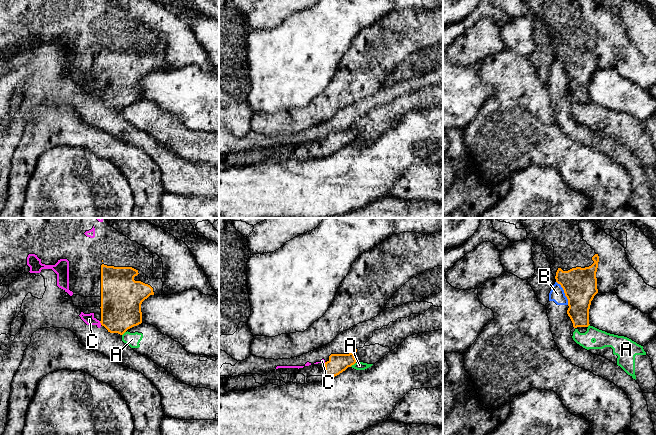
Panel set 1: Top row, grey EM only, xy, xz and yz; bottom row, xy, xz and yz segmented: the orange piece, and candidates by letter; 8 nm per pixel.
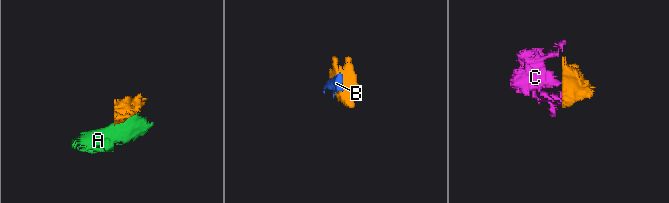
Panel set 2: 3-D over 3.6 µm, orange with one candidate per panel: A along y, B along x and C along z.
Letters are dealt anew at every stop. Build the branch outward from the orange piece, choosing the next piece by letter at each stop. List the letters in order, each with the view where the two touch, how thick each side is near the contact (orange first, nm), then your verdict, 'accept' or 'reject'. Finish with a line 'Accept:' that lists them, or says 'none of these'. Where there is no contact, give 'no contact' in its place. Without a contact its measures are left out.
A: xz | 150/60 nm | reject
B: yz | 280/120 nm | reject
C: xy | 320/90 nm | accept
Accept: C

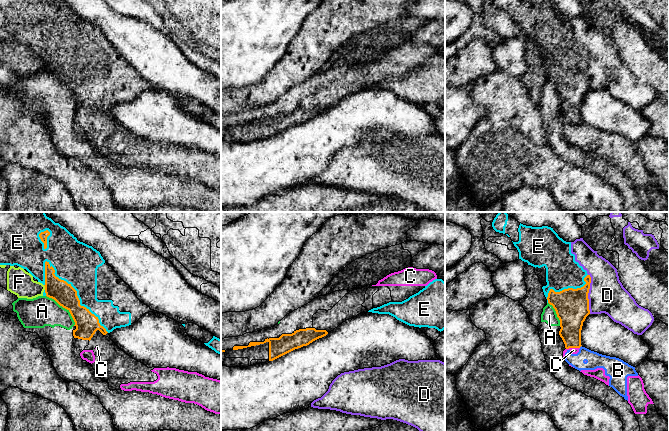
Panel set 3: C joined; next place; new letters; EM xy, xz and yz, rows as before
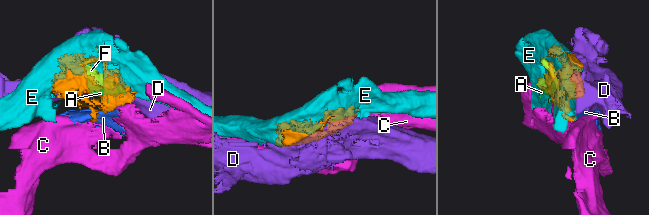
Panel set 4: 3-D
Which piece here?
A: xy | 180/240 nm | reject
B: yz | 200/140 nm | reject
C: yz | 200/50 nm | reject
D: yz | 280/300 nm | reject
E: xy | 180/320 nm | accept
F: xy | 180/200 nm | reject
Accept: E

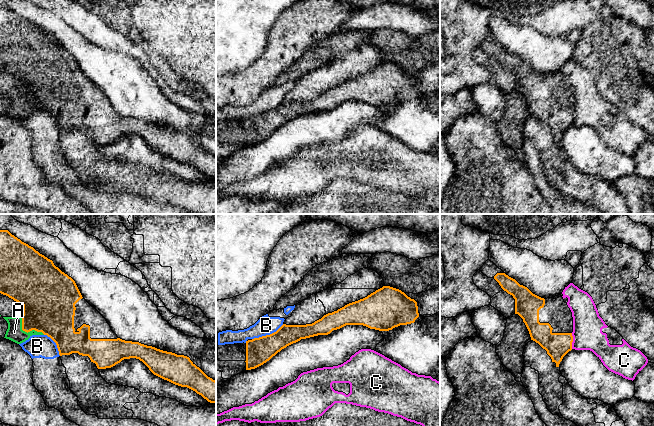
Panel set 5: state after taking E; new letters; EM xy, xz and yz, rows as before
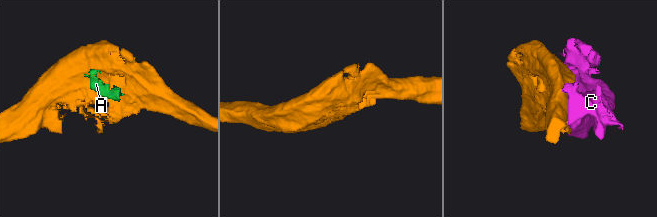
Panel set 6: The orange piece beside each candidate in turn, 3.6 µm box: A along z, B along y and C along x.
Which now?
A: xy | 400/130 nm | reject
B: xz | 200/150 nm | reject
C: yz | 200/240 nm | reject
Accept: none of these

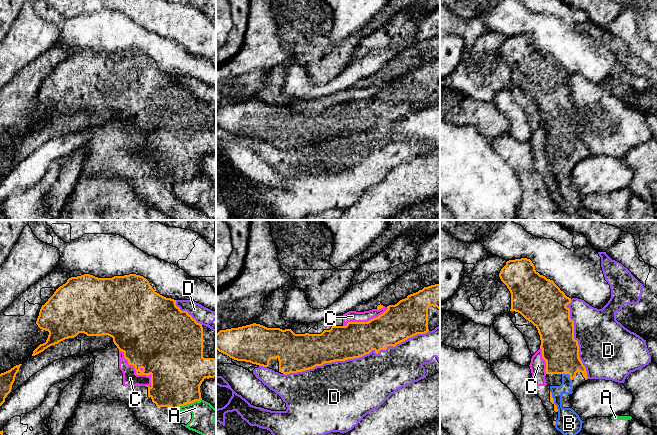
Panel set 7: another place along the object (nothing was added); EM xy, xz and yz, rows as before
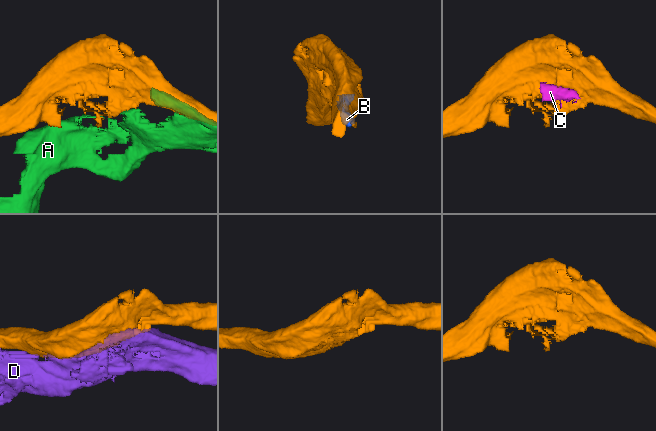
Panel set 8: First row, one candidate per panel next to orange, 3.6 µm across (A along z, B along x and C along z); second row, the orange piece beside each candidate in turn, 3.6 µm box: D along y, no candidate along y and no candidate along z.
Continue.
A: xy | 420/190 nm | reject
B: yz | 300/100 nm | accept
C: xy | 400/120 nm | reject
D: xz | 280/460 nm | reject
Accept: B

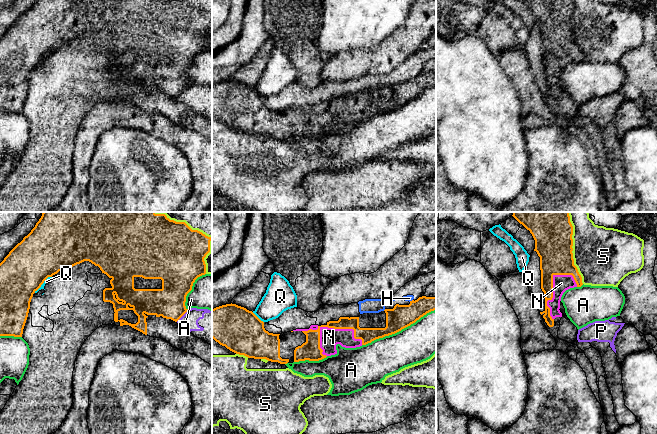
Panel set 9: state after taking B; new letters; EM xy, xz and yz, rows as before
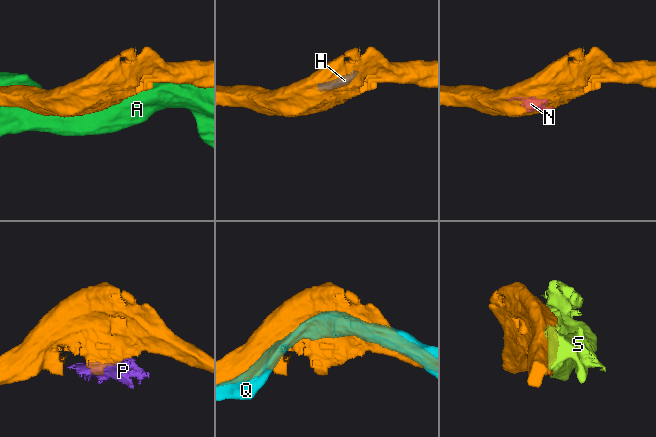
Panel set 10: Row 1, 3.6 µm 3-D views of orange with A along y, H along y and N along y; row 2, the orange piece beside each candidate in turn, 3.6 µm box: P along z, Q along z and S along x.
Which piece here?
A: xz | 190/300 nm | reject
H: xz | 190/50 nm | reject
N: xz | 130/160 nm | accept
P: xy | 260/140 nm | reject
Q: xz | 360/240 nm | reject
S: xy | 440/360 nm | reject
Accept: N

